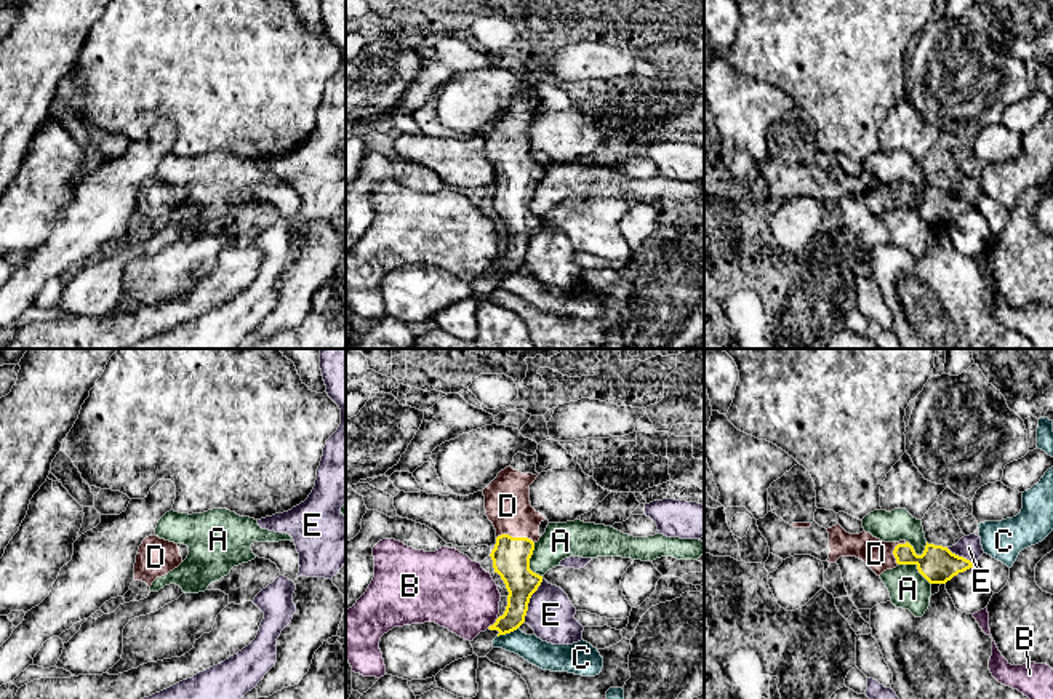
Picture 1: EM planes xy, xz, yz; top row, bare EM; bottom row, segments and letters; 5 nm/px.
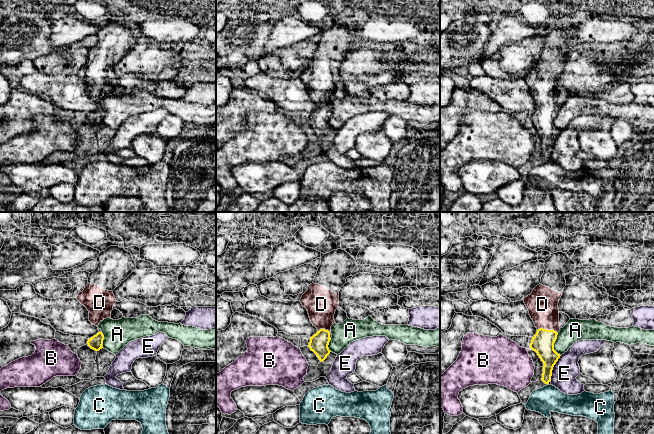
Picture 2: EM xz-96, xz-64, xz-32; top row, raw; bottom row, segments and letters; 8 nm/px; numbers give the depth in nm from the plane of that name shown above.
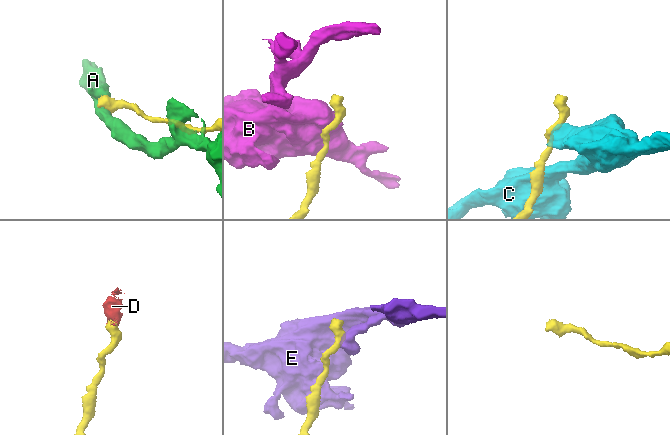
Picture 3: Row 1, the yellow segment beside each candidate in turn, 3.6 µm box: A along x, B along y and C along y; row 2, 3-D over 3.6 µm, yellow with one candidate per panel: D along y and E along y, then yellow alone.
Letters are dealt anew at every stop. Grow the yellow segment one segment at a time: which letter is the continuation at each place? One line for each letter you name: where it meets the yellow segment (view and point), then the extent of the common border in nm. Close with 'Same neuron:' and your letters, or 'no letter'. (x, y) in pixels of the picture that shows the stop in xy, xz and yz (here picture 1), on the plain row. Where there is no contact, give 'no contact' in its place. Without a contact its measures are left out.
D: contact xz (516, 179); length 190 nm
Same neuron: D

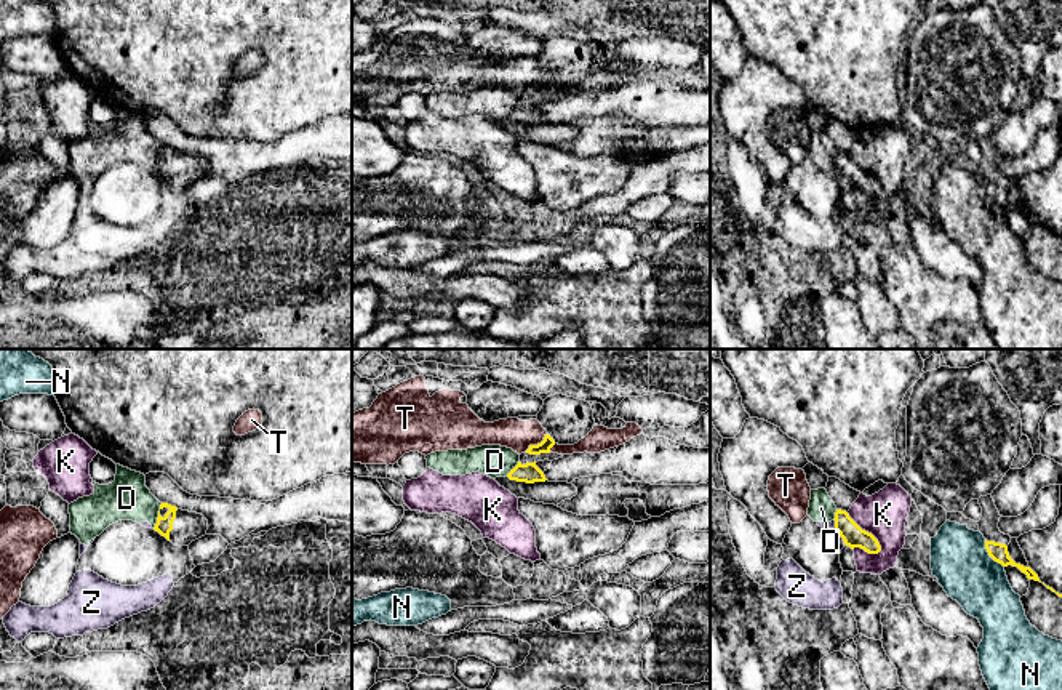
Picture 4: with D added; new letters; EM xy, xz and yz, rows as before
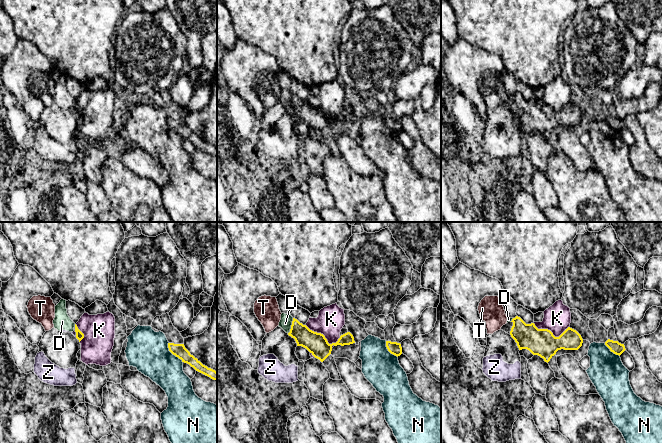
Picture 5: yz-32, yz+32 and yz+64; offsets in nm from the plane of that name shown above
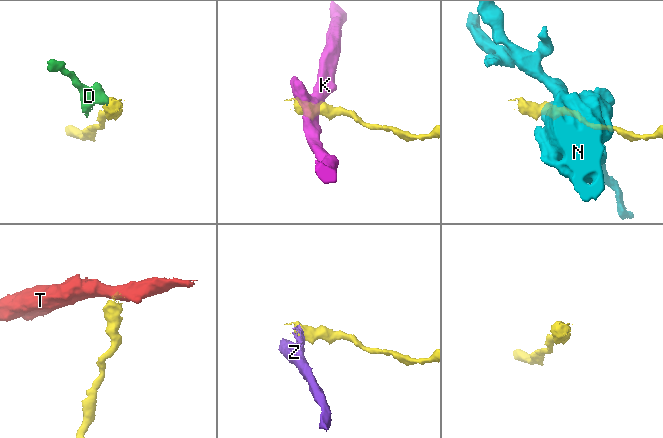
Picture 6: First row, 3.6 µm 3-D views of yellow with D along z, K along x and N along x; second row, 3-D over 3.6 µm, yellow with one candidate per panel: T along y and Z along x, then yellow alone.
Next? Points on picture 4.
Same neuron: no letter

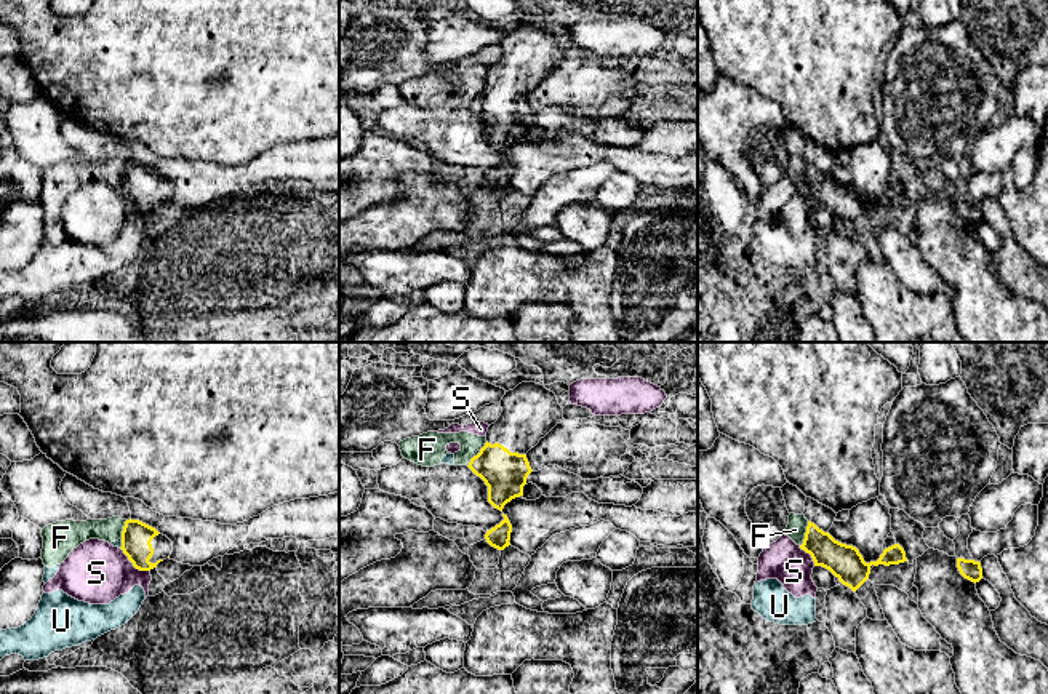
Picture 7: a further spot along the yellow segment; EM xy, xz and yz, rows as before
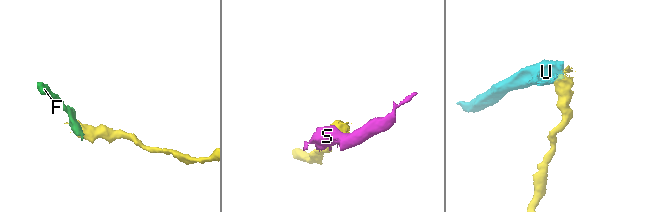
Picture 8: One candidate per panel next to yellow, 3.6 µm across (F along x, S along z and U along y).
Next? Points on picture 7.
Same neuron: no letter

